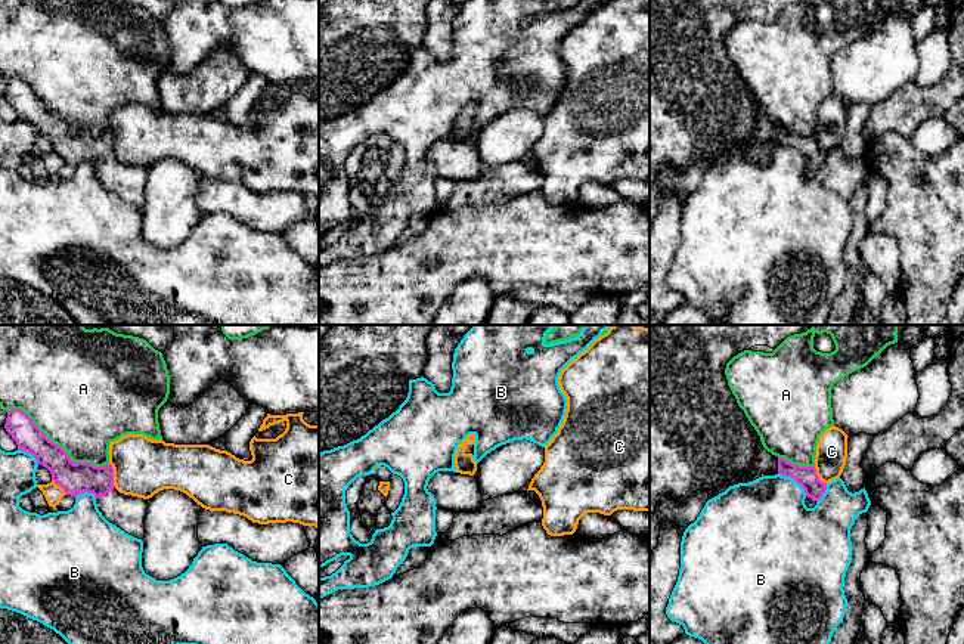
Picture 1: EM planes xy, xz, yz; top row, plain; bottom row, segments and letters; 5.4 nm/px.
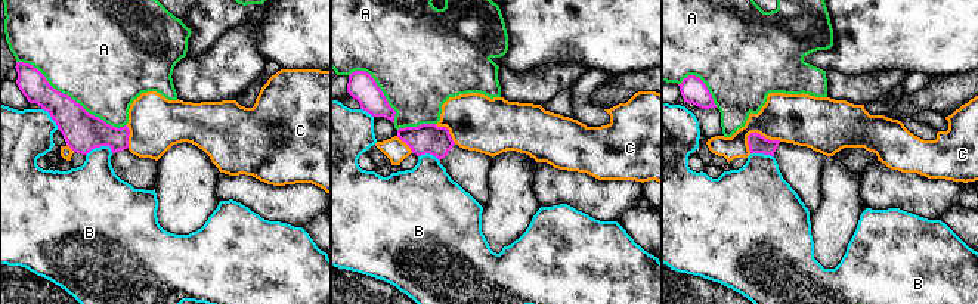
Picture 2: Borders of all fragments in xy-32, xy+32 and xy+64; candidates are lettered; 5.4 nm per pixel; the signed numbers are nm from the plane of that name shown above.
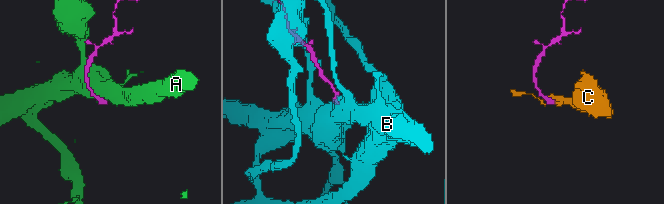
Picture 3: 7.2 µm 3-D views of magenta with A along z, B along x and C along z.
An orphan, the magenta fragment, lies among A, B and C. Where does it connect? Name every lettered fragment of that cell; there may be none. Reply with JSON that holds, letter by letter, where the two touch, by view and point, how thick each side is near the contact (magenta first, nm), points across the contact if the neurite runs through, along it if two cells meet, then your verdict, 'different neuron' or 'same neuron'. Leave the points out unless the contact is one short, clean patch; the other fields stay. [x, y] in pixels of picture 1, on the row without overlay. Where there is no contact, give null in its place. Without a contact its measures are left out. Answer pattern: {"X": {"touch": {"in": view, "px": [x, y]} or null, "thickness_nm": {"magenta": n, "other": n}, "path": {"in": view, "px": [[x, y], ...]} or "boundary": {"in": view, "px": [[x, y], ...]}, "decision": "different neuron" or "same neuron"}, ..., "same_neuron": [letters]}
{"A": {"touch": {"in": "xy", "px": [56, 114]}, "thickness_nm": {"magenta": 170, "other": 500}, "decision": "different neuron"}, "B": {"touch": {"in": "yz", "px": [794, 148]}, "thickness_nm": {"magenta": 110, "other": 420}, "decision": "different neuron"}, "C": {"touch": {"in": "xy", "px": [112, 144]}, "thickness_nm": {"magenta": 170, "other": 320}, "boundary": {"in": "xy", "px": [[109, 132], [115, 155]]}, "decision": "different neuron"}, "same_neuron": []}

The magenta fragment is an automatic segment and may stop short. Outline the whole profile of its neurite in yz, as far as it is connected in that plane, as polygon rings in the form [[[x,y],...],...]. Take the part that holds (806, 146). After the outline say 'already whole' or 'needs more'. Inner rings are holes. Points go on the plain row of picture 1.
[[[778,127],[778,142],[794,148],[805,158],[808,177],[813,177],[827,160],[827,152],[819,149],[815,134],[800,136],[788,131],[785,127]]]; needs more

